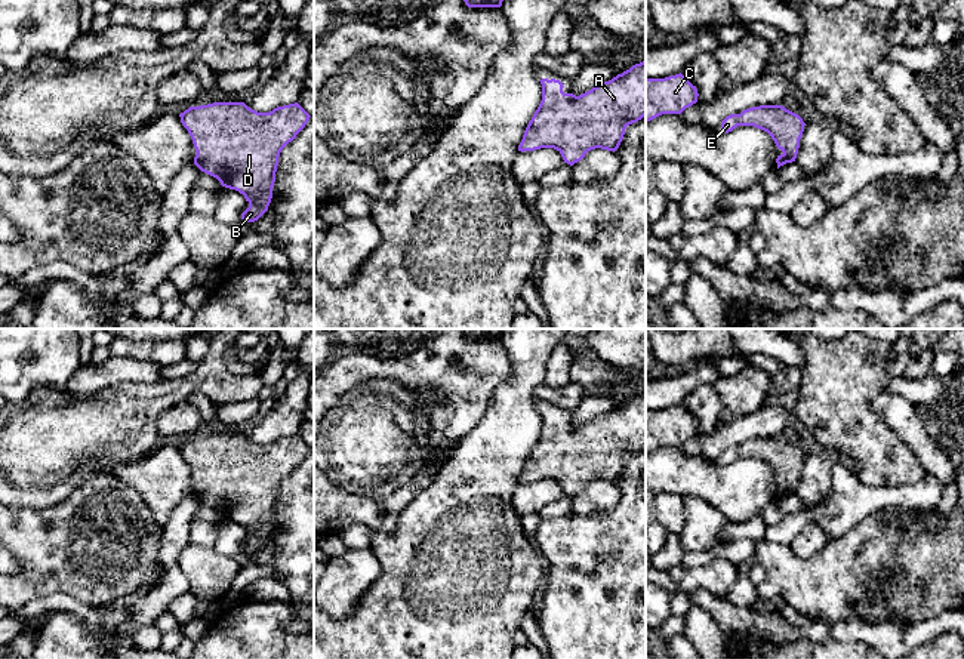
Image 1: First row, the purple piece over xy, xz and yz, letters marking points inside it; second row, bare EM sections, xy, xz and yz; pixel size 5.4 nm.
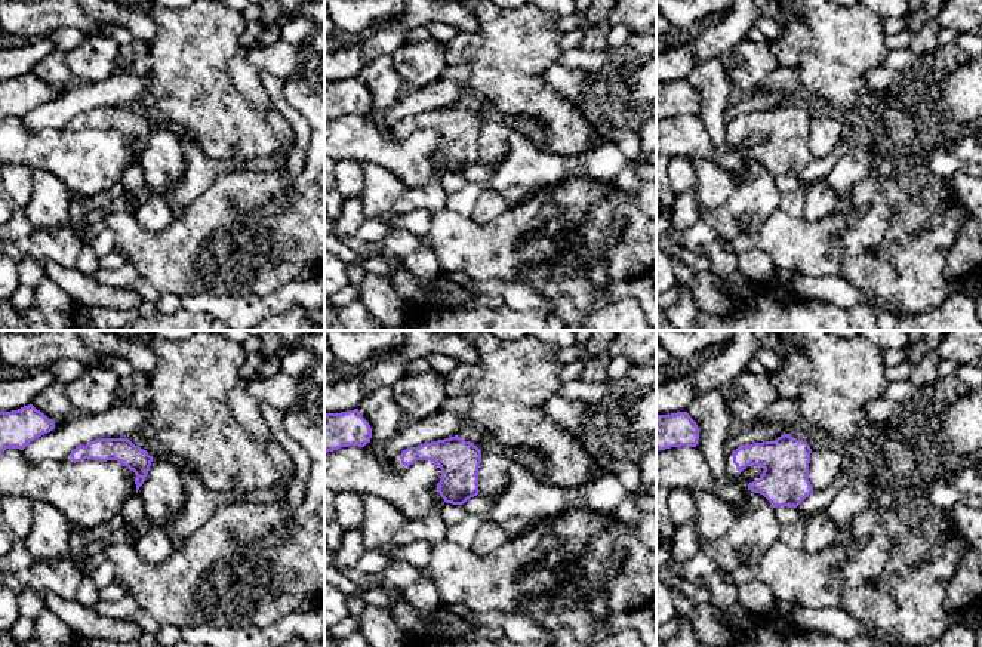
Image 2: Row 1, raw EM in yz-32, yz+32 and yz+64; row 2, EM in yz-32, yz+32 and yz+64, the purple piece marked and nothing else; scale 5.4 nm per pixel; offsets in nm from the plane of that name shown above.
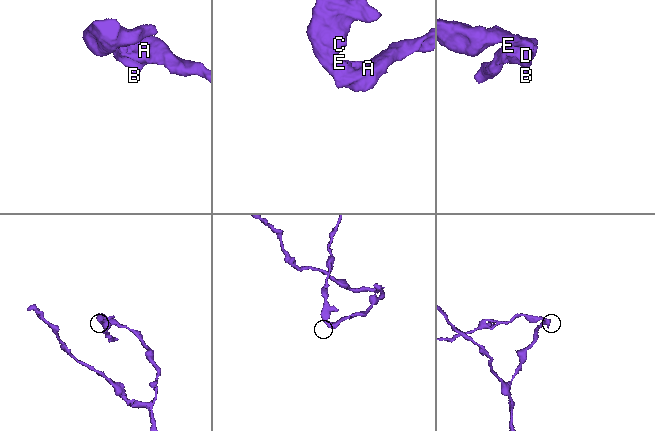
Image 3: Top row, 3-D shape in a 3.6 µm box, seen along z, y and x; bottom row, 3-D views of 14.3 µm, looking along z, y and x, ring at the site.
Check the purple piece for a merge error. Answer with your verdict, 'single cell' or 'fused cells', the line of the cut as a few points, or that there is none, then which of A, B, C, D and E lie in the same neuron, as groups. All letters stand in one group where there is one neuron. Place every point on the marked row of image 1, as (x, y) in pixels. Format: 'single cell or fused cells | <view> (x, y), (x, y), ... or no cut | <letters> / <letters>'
single cell | no cut | A B C D E

